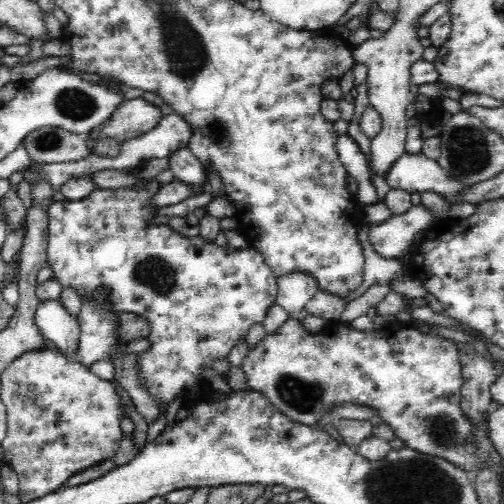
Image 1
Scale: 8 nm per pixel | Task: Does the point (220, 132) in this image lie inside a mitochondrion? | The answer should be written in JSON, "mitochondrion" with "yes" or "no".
{"mitochondrion":"yes"}

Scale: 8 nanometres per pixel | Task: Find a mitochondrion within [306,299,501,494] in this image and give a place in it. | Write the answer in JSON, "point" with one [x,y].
{"point":[442,429]}

